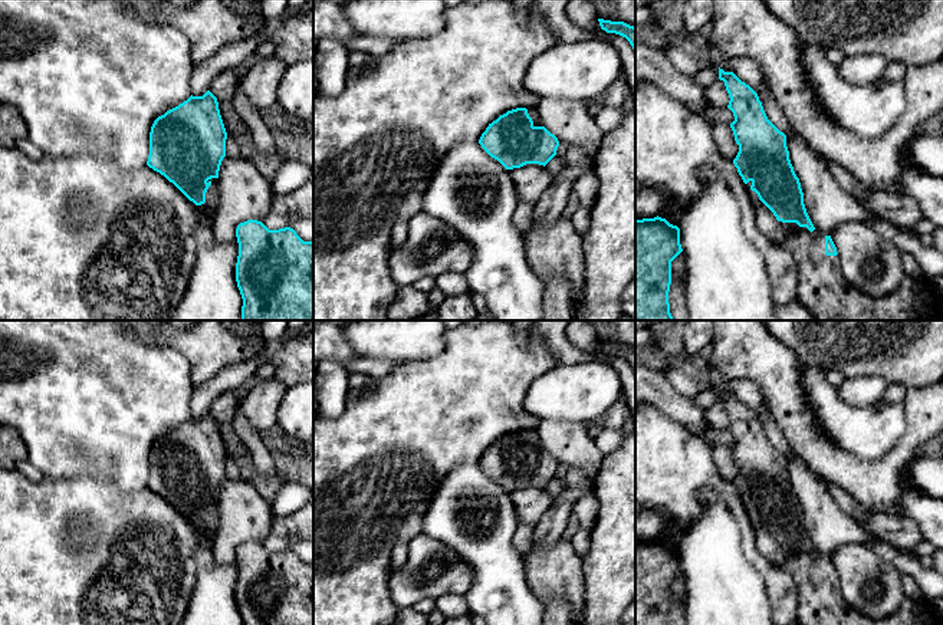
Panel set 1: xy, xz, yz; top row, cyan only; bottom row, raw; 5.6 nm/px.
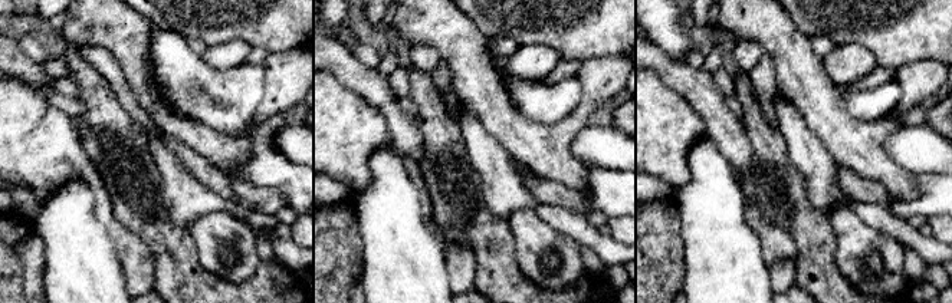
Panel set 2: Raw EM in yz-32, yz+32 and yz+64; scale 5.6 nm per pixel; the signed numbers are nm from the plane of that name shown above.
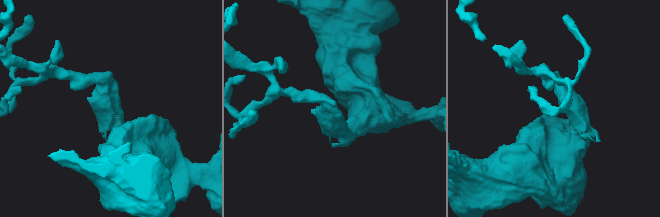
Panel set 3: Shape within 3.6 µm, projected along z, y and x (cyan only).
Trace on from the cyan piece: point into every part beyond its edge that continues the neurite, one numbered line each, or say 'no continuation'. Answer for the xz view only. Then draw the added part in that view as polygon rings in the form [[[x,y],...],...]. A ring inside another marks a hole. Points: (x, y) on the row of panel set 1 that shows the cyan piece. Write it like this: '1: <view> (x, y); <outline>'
1: xz (532, 112); [[[528,108],[528,114],[533,121],[533,126],[543,126],[543,124],[539,119],[536,108]]]

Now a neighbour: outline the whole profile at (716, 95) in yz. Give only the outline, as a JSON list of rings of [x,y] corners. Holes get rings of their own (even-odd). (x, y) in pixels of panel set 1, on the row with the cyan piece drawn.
[[[717,79],[713,85],[704,89],[704,99],[707,103],[716,109],[723,109],[729,105],[729,93],[726,91],[724,82]]]

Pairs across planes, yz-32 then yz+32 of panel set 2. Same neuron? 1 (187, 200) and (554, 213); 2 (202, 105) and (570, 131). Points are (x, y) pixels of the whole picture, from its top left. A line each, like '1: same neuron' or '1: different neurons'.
1: different neurons
2: different neurons

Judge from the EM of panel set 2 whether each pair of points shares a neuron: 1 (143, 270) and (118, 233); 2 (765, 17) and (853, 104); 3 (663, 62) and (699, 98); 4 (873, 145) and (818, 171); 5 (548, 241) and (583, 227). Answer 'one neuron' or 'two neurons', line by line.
1: one neuron
2: two neurons
3: one neuron
4: two neurons
5: two neurons

